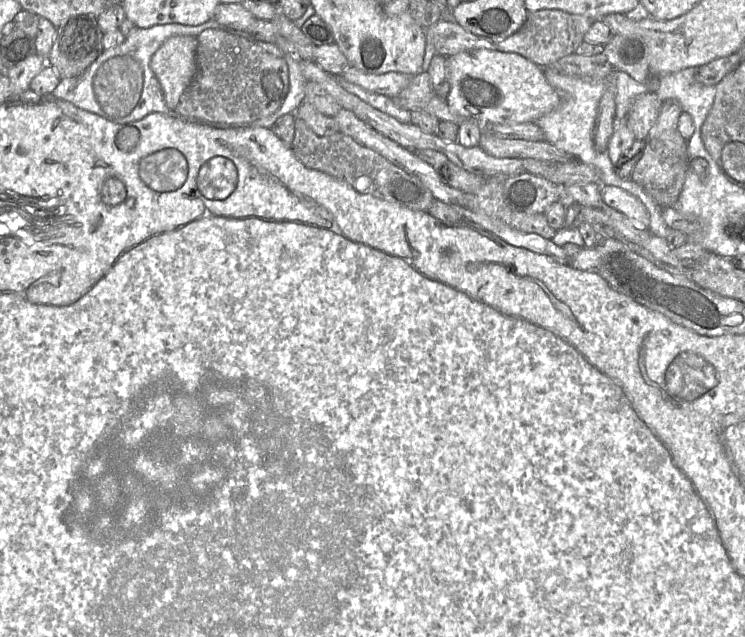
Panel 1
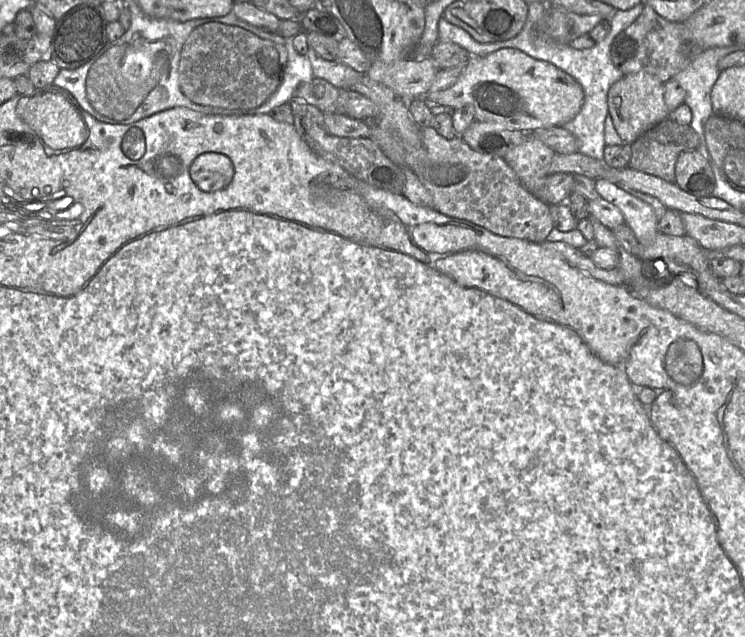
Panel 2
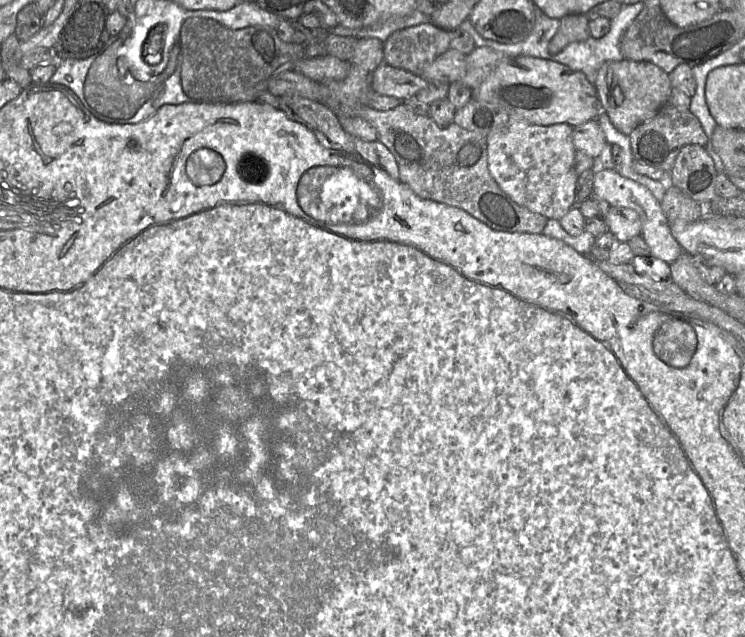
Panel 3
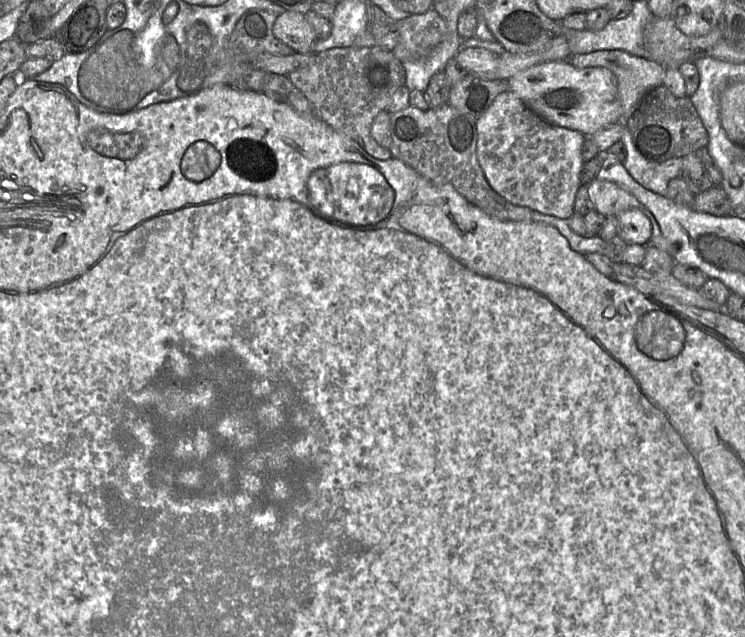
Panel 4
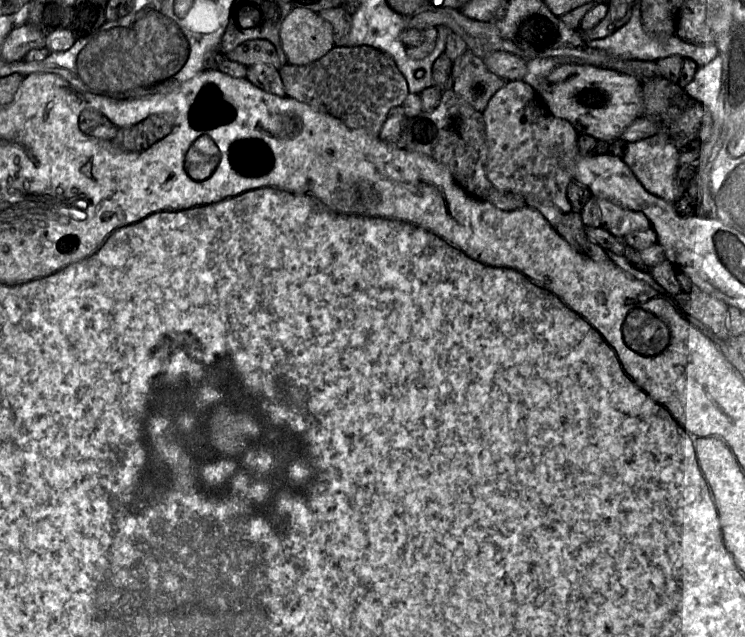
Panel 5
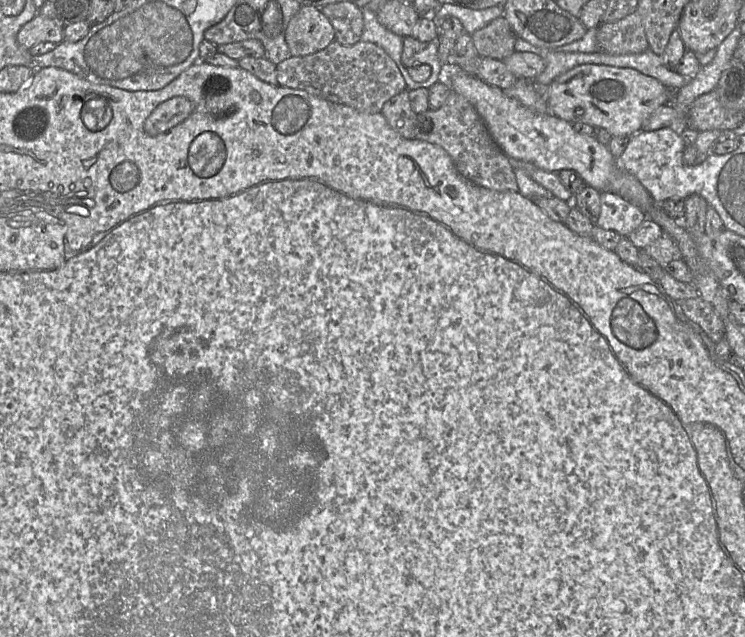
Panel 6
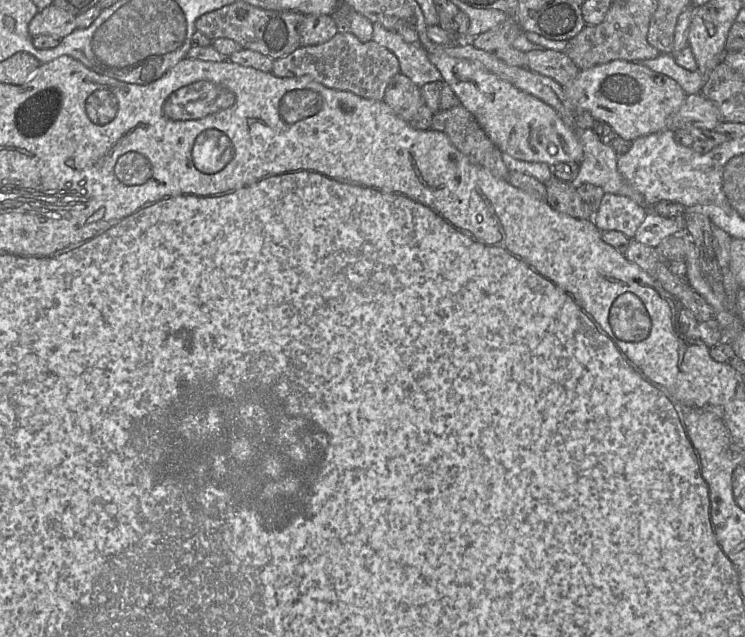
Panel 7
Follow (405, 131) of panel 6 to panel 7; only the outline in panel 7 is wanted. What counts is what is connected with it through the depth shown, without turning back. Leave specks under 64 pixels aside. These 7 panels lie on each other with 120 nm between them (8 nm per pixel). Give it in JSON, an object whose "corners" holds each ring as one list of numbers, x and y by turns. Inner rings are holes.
{"corners":[[404,74,392,78,382,100,413,129,430,129,434,113,427,107,420,87]]}

